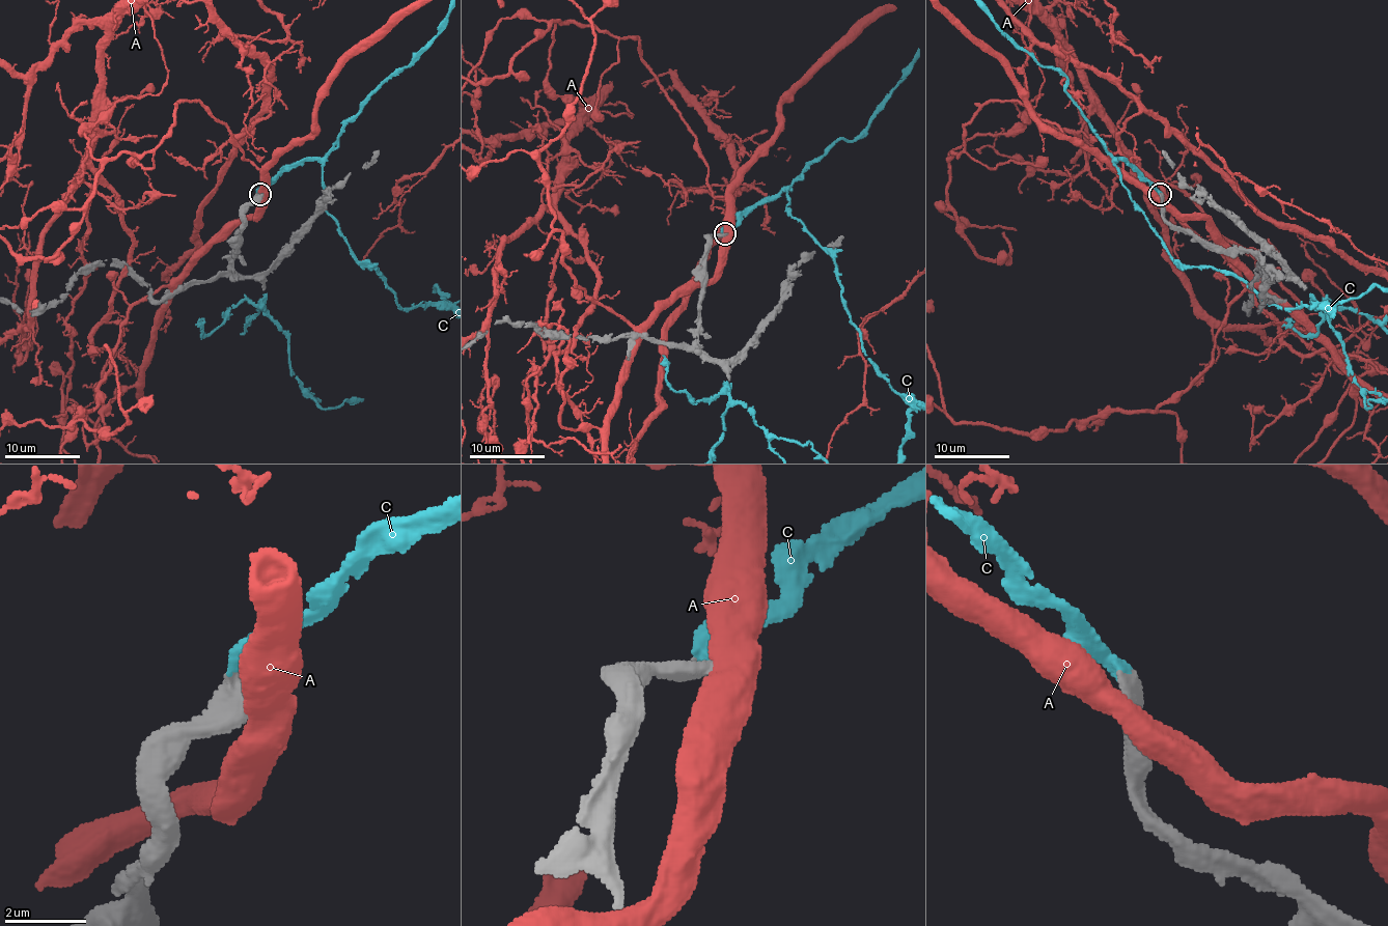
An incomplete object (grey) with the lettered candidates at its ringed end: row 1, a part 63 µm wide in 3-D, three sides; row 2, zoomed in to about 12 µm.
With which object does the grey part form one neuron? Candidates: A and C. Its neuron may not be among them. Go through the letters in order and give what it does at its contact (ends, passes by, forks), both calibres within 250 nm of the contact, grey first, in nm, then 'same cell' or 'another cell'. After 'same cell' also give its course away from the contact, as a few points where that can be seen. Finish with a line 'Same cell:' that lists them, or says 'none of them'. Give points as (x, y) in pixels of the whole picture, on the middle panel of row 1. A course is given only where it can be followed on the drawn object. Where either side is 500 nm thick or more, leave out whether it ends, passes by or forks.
A: calibres 550 and 600 nm; another cell
C: calibres 500 and 360 nm; same cell
Same cell: C

